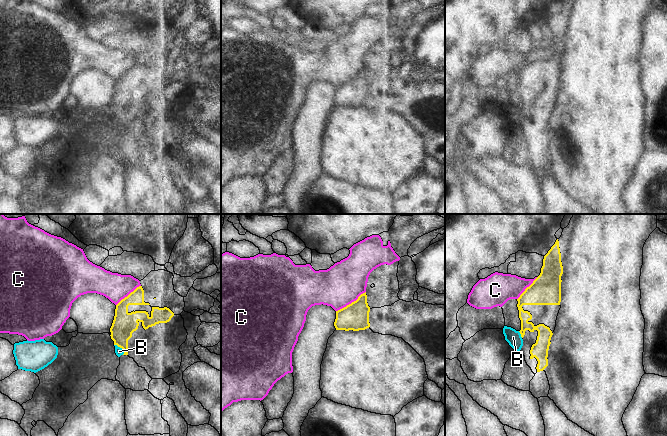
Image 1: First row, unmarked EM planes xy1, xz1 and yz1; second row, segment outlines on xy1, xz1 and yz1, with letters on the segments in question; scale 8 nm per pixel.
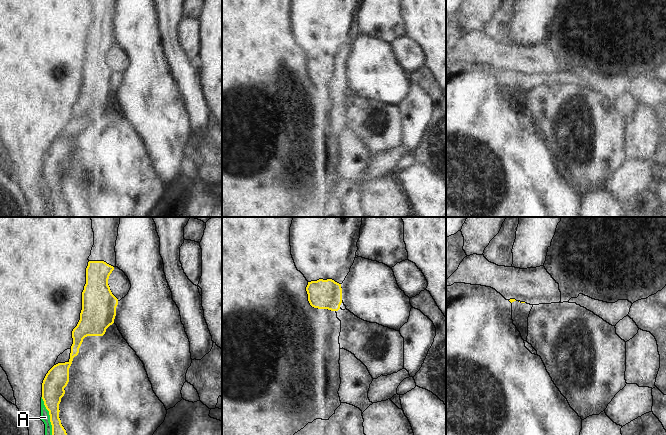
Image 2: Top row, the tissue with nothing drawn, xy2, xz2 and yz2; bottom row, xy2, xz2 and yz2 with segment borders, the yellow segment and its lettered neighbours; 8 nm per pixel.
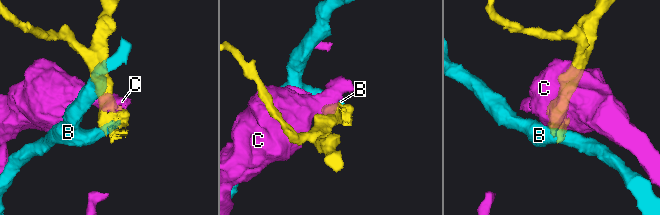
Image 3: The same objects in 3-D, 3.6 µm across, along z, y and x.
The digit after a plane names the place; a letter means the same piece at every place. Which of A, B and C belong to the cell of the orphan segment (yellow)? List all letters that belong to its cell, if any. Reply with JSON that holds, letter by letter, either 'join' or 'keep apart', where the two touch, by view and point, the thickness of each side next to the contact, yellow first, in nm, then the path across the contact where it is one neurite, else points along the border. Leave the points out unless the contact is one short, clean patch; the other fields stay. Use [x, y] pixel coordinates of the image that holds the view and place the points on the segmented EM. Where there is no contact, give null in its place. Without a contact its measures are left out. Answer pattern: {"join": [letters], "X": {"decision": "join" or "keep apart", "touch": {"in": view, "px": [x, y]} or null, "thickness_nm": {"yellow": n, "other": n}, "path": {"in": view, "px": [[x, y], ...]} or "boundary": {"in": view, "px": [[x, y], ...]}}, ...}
{"join": [], "A": {"decision": "keep apart", "touch": {"in": "xy2", "px": [50, 416]}, "thickness_nm": {"yellow": 180, "other": 80}}, "B": {"decision": "keep apart", "touch": {"in": "xy1", "px": [120, 347]}, "thickness_nm": {"yellow": 190, "other": 60}, "boundary": {"in": "xy1", "px": [[114, 344], [119, 346], [124, 353]]}}, "C": {"decision": "keep apart", "touch": {"in": "xz1", "px": [351, 303]}, "thickness_nm": {"yellow": 220, "other": 340}, "boundary": {"in": "xz1", "px": [[365, 291], [355, 300], [336, 311]]}}}

